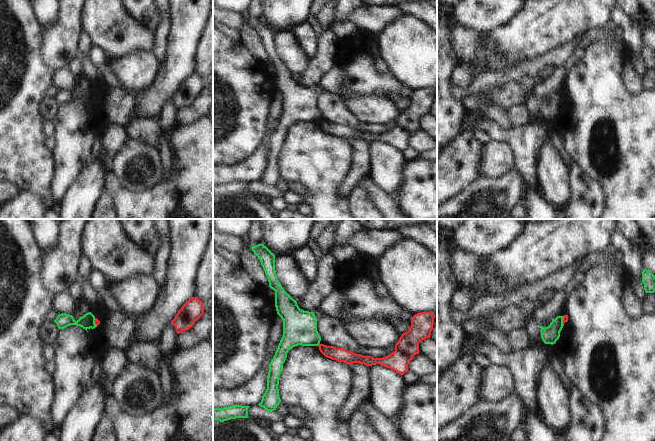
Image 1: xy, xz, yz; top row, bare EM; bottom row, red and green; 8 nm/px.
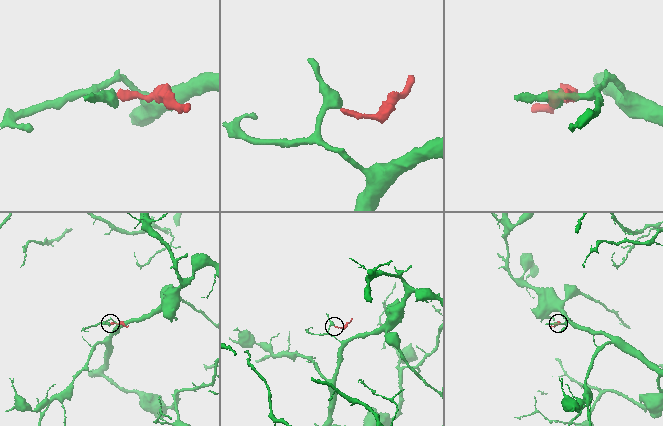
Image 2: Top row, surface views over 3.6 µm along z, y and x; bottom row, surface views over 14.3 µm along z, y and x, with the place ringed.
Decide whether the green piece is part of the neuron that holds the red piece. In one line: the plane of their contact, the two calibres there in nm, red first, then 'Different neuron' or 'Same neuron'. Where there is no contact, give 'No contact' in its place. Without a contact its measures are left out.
Touches red in xy. Thickness 50 nm (red) against 120 nm. Different neuron

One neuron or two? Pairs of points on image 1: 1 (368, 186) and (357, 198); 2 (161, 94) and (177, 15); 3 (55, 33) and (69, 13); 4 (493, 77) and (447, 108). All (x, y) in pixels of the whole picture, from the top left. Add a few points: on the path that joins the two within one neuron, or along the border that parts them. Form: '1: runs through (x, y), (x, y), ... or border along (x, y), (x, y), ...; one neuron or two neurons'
1: border along (357, 184), (366, 192), (367, 197), (375, 208); two neurons
2: runs through (171, 74), (178, 64), (178, 35); one neuron
3: runs through (60, 28), (69, 18); one neuron
4: border along (451, 85), (450, 95), (462, 102); two neurons

